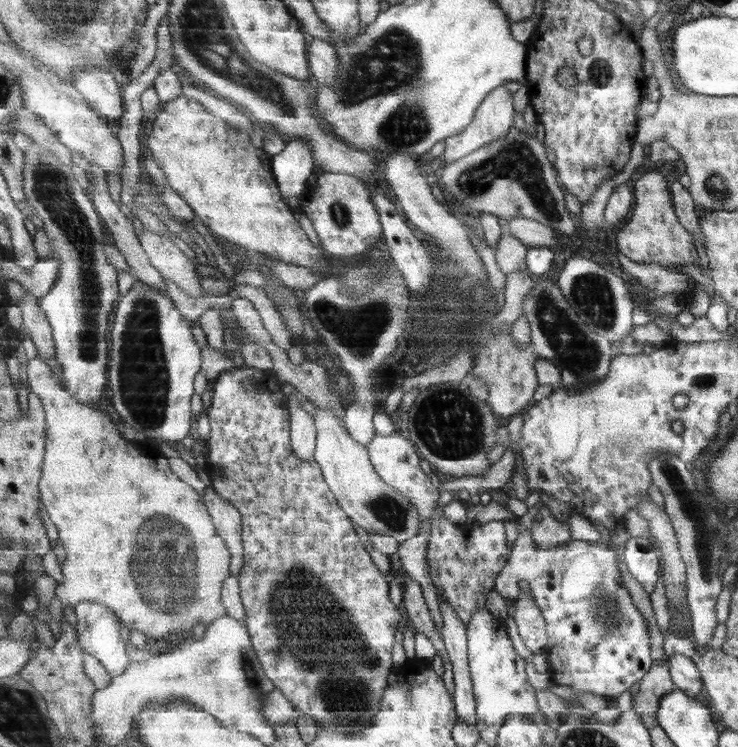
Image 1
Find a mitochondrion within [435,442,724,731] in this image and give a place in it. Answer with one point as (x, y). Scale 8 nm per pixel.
(695, 511)

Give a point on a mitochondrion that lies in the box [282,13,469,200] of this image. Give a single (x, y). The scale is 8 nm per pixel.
(389, 63)

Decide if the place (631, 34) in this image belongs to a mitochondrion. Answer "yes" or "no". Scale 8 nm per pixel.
no

